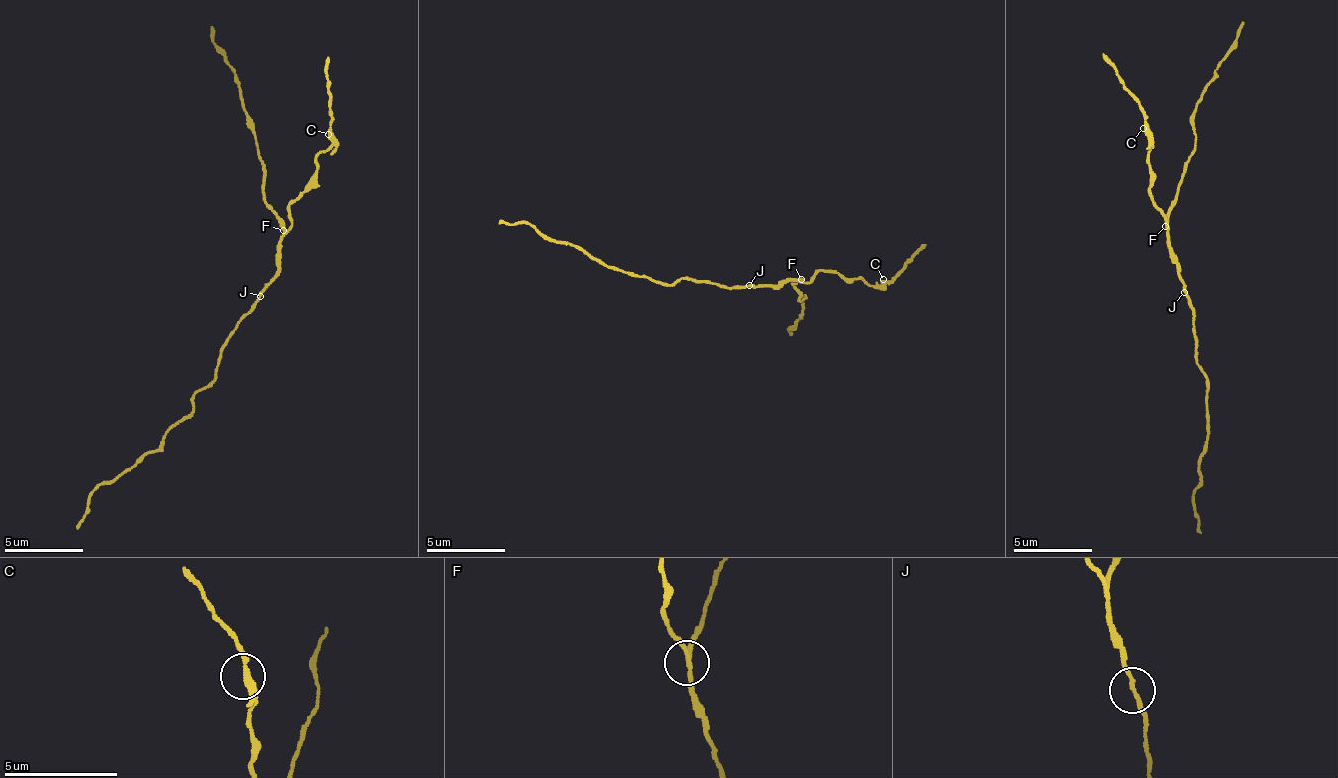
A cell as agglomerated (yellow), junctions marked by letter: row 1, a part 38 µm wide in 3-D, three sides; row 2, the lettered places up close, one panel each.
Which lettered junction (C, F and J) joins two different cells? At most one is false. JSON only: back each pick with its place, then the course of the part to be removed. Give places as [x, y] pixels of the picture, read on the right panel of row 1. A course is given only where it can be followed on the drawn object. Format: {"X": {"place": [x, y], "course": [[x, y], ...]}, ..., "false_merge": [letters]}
{"F": {"place": [1165, 226], "course": [[1167, 225], [1183, 163], [1193, 151], [1195, 101], [1242, 20]]}, "false_merge": ["F"]}

